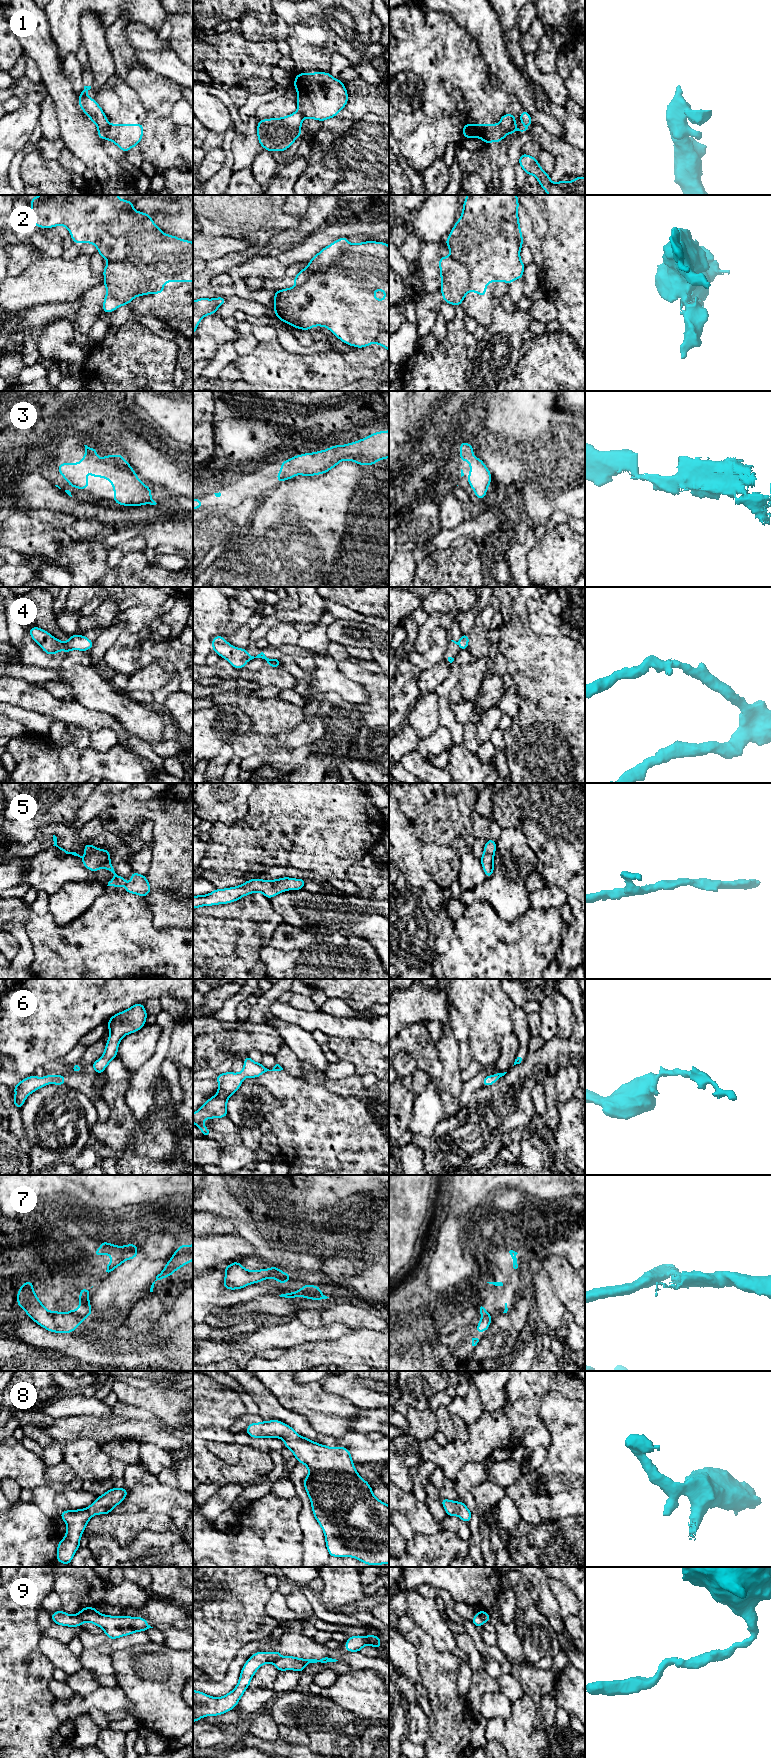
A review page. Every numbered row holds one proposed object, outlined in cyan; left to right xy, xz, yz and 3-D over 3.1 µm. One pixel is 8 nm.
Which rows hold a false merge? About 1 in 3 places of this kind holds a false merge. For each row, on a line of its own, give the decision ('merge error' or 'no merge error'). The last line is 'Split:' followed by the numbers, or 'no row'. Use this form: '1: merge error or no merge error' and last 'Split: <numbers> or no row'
1: merge error
2: merge error
3: no merge error
4: no merge error
5: no merge error
6: no merge error
7: merge error
8: no merge error
9: merge error
Split: 1, 2, 7, 9

